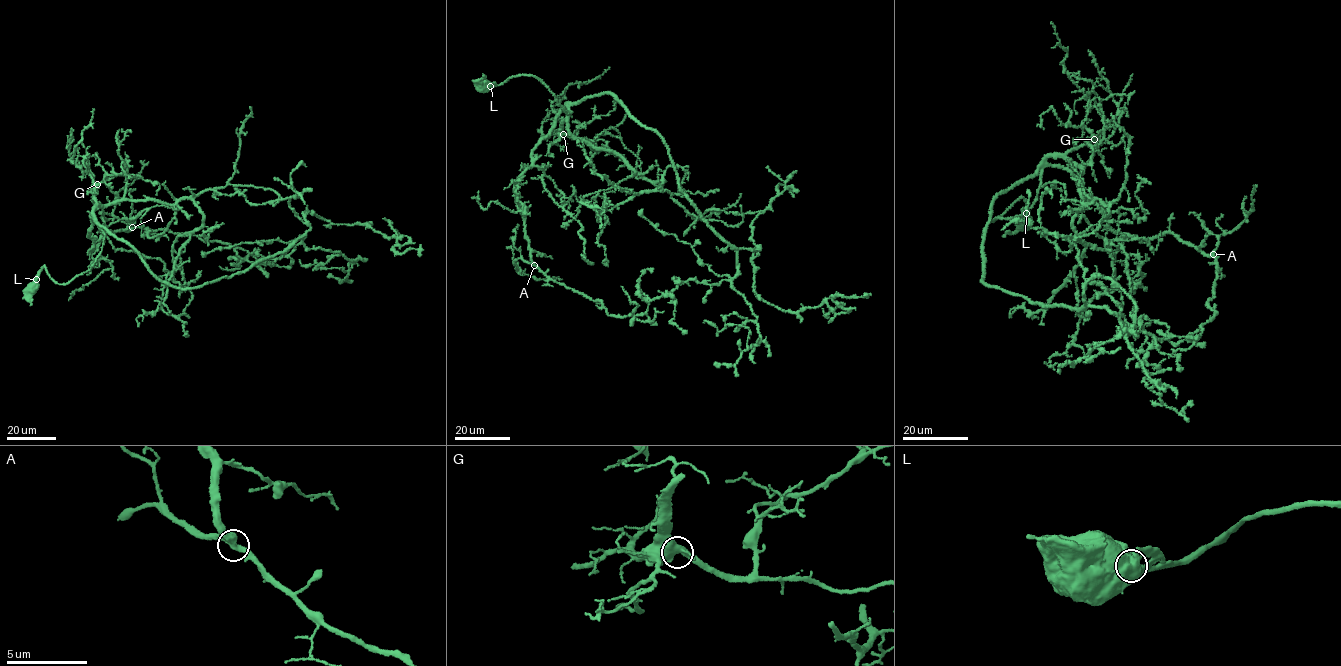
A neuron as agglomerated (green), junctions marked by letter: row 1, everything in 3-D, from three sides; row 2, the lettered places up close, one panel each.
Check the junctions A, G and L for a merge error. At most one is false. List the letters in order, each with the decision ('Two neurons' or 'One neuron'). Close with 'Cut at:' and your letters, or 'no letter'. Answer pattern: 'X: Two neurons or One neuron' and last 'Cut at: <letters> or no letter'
A: One neuron
G: One neuron
L: One neuron
Cut at: no letter

